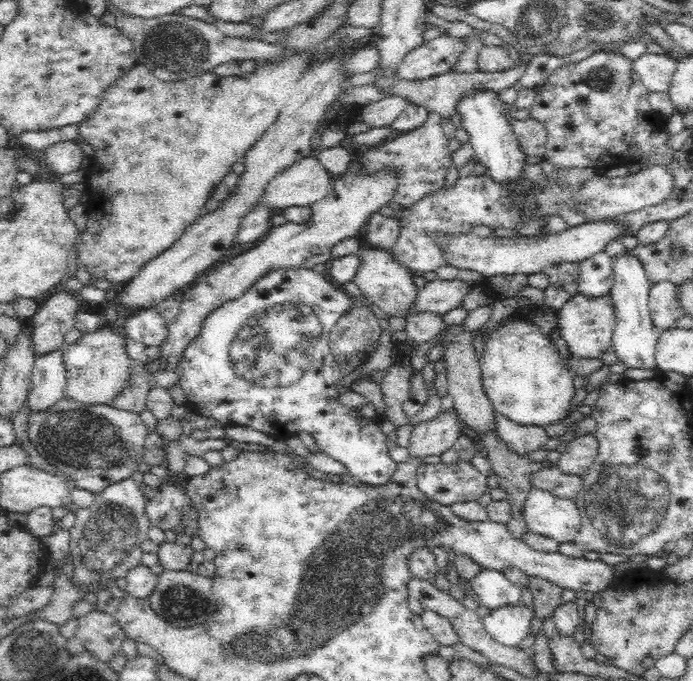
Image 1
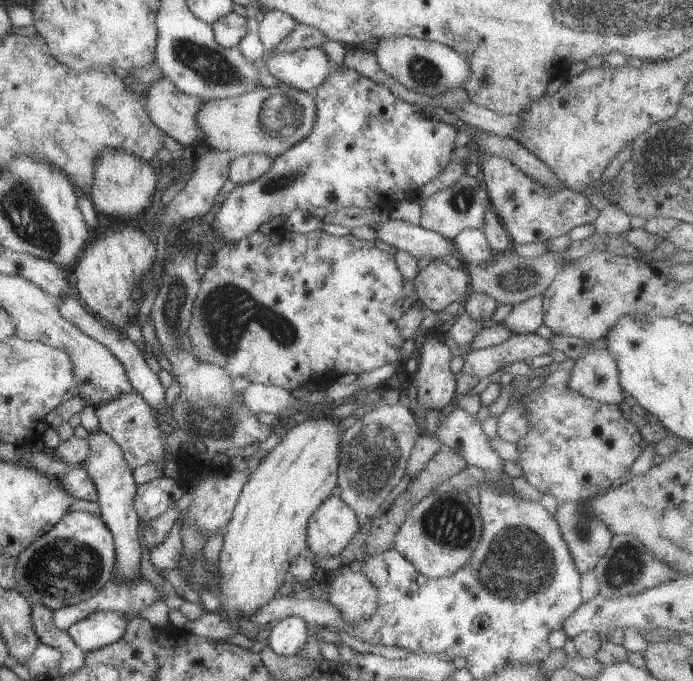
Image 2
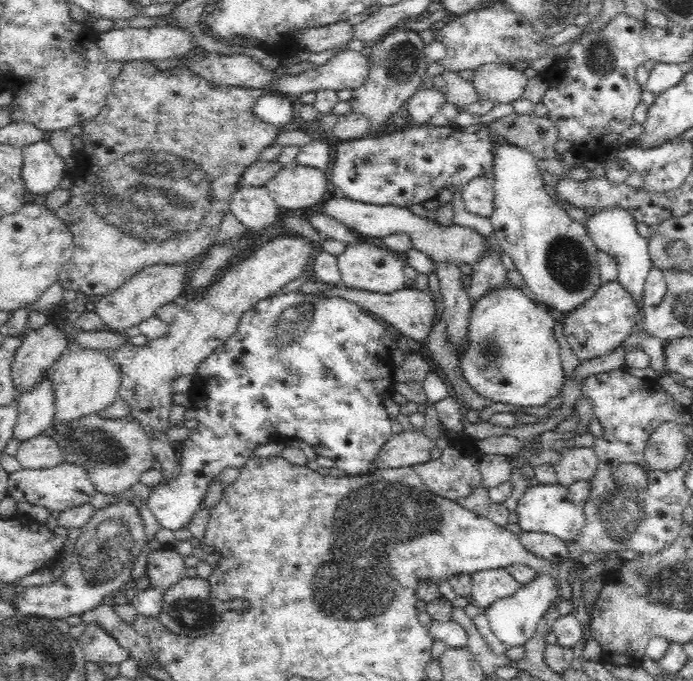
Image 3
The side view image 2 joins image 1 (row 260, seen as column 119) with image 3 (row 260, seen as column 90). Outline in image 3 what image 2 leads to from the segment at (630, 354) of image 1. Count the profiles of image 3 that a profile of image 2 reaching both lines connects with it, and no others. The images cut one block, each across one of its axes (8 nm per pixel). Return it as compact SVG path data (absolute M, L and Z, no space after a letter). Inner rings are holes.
M616 206L614 208L603 208L601 212L594 214L586 222L585 228L595 247L616 259L617 281L626 289L626 292L632 297L637 306L635 323L633 324L634 336L636 334L644 336L646 329L642 325L642 320L644 320L642 294L646 276L653 267L653 262L649 257L647 239L636 231L636 221L626 211Z

